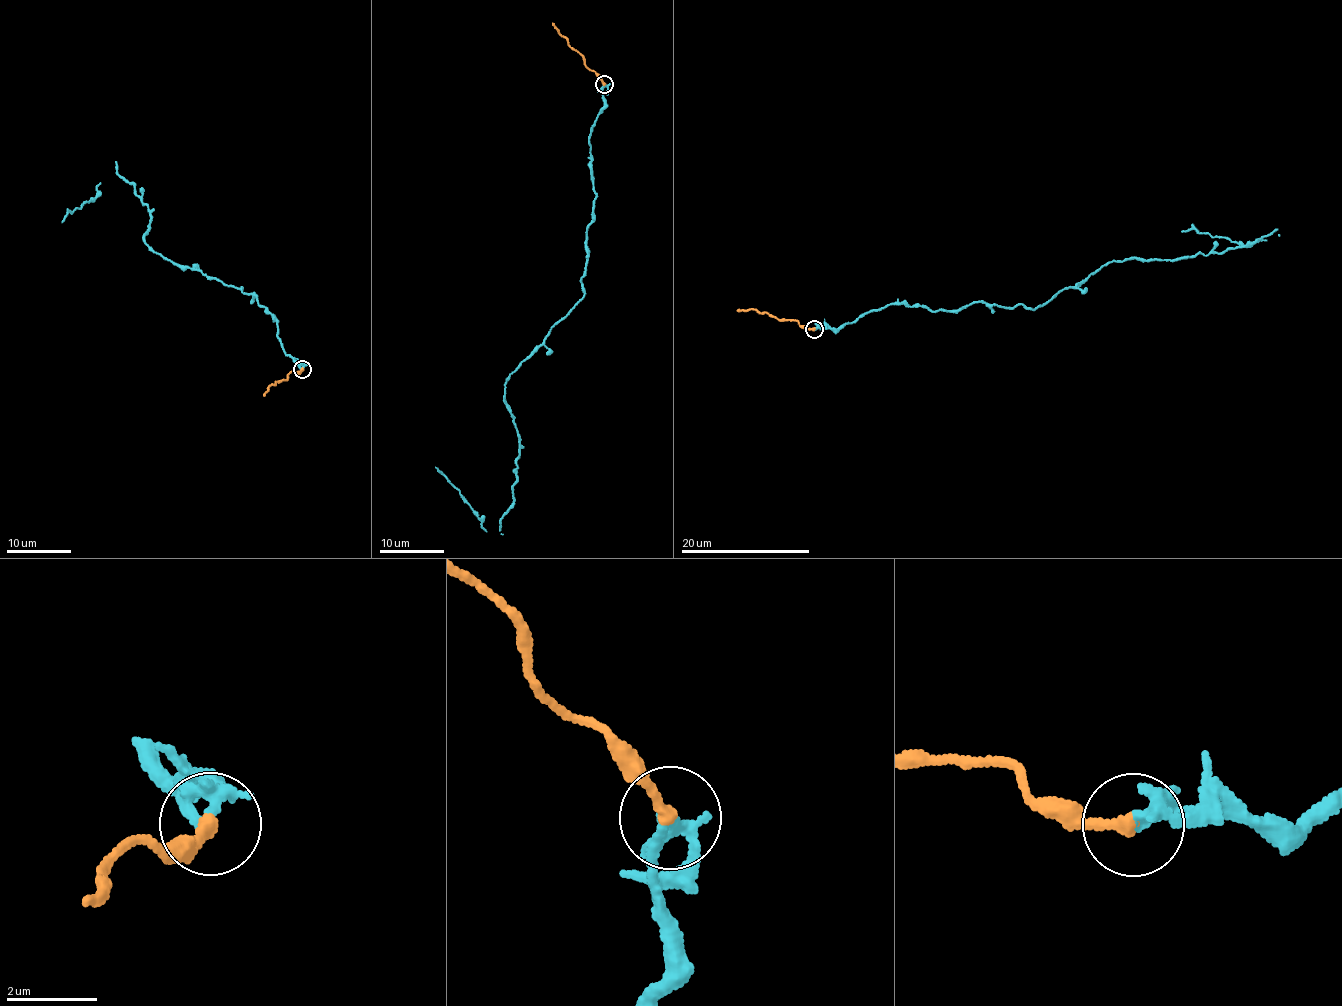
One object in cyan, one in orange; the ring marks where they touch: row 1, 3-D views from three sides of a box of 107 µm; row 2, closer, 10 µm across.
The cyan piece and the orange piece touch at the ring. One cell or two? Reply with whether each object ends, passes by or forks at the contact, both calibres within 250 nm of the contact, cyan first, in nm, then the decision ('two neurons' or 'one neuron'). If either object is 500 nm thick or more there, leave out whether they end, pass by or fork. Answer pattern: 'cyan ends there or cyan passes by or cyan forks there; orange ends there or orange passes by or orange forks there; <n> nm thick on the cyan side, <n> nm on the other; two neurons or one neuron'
cyan passes by; orange ends there; 240 nm thick on the cyan side, 280 nm on the other; two neurons

